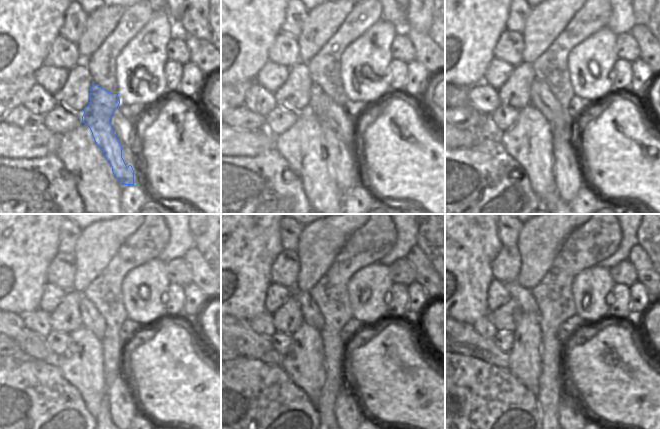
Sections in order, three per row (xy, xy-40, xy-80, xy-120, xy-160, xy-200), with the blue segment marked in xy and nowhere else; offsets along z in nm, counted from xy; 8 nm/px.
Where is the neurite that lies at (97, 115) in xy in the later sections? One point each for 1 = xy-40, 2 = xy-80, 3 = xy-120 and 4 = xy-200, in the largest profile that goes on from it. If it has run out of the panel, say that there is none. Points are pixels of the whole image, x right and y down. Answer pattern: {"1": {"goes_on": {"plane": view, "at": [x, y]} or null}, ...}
{"1": {"goes_on": {"plane": "xy-40", "at": [346, 175]}}, "2": {"goes_on": {"plane": "xy-80", "at": [568, 176]}}, "3": {"goes_on": {"plane": "xy-120", "at": [123, 405]}}, "4": {"goes_on": {"plane": "xy-200", "at": [573, 417]}}}

